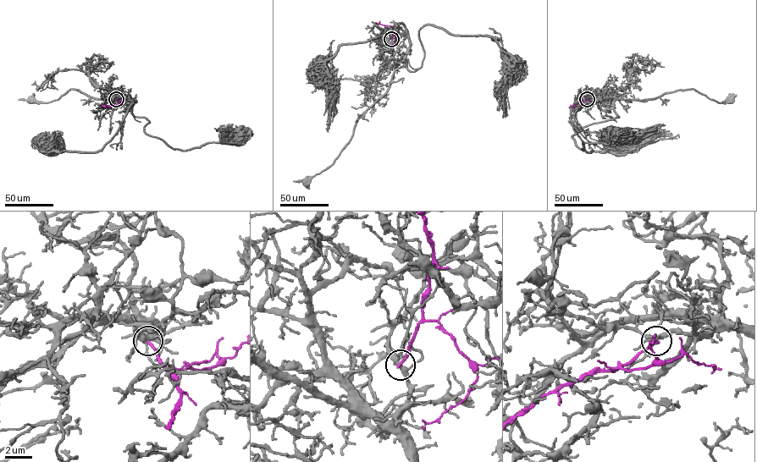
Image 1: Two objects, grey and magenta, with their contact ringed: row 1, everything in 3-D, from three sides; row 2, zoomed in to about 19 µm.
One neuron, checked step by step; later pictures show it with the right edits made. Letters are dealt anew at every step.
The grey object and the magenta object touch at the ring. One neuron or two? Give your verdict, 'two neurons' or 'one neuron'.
two neurons

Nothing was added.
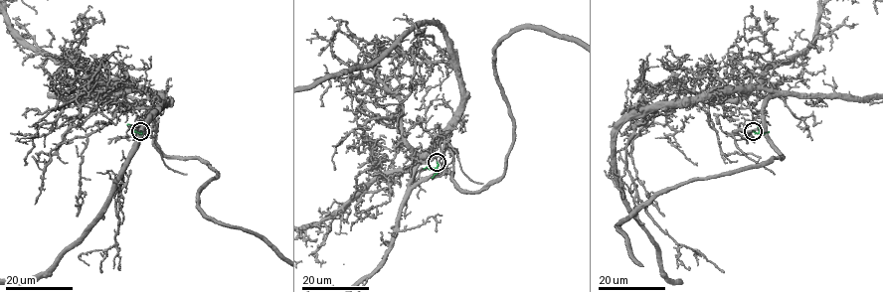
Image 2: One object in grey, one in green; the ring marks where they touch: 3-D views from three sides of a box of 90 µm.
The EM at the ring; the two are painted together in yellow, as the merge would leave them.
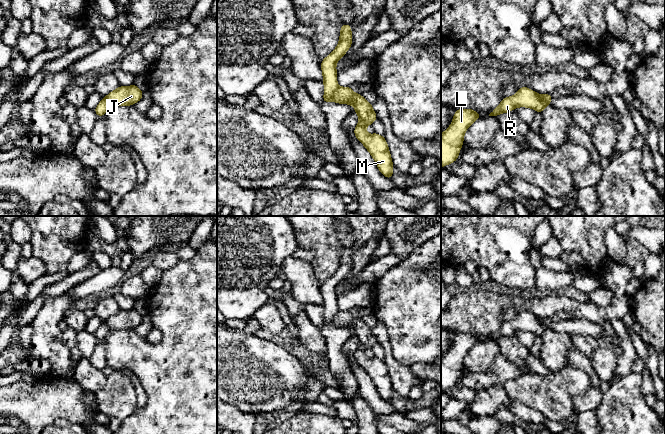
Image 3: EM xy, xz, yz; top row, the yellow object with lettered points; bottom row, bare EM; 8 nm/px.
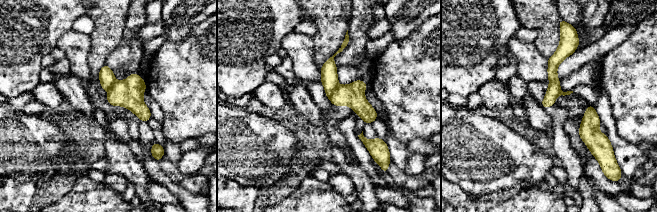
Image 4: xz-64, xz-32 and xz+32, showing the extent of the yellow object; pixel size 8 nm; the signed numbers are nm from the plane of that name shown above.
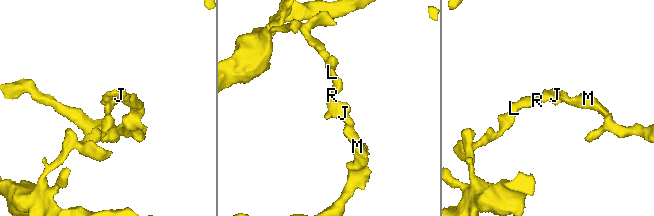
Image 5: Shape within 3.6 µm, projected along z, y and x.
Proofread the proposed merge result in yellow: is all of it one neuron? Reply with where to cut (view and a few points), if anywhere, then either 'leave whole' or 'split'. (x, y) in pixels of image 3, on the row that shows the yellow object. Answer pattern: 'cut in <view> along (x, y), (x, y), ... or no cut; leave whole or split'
cut in xz along (338, 87), (331, 100); split

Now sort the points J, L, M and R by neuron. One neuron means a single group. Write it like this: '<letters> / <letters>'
J M / L R

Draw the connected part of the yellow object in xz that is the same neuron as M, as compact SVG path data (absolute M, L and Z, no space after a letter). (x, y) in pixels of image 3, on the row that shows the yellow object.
M338 87L332 96L332 101L340 104L351 104L355 108L355 112L359 116L359 123L354 129L355 136L374 158L382 175L392 179L394 165L385 138L377 133L369 135L366 132L366 126L372 125L377 119L372 104L363 96L353 92L351 87Z

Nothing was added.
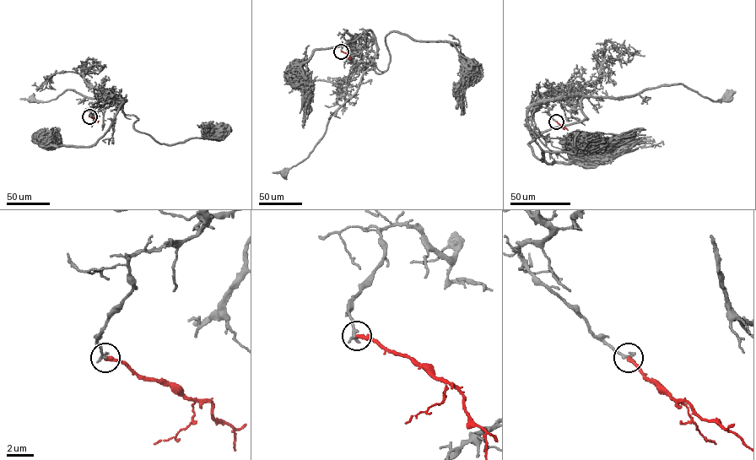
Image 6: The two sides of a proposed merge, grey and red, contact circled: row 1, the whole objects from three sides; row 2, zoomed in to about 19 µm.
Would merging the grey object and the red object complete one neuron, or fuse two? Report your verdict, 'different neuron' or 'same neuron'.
different neuron

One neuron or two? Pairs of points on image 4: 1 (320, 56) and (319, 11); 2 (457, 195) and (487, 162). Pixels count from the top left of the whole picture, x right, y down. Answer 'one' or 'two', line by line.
1: one
2: two

